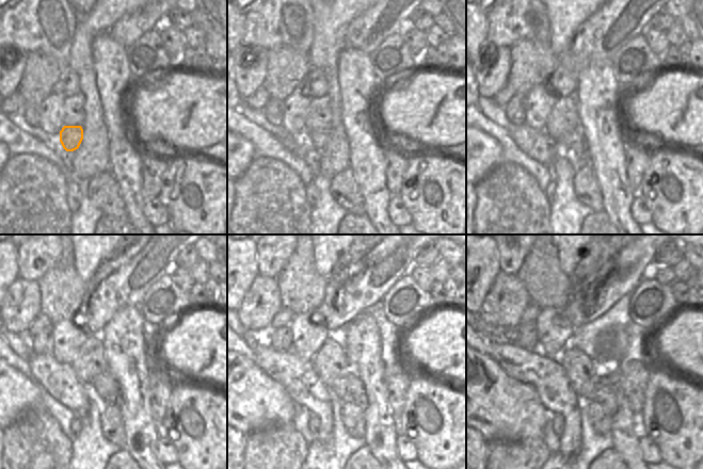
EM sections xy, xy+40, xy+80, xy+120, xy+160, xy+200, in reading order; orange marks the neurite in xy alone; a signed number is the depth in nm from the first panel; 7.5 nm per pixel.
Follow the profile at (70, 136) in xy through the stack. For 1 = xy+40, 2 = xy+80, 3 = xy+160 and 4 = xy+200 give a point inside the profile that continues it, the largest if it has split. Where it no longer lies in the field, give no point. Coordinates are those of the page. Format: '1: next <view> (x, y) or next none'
1: next xy+40 (319, 138)
2: next xy+80 (575, 141)
3: next xy+160 (349, 388)
4: next xy+200 (602, 389)

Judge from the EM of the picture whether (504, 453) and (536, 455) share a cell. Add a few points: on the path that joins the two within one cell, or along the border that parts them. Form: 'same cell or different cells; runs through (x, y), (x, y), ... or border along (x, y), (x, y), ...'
same cell; runs through (511, 455), (528, 455)

